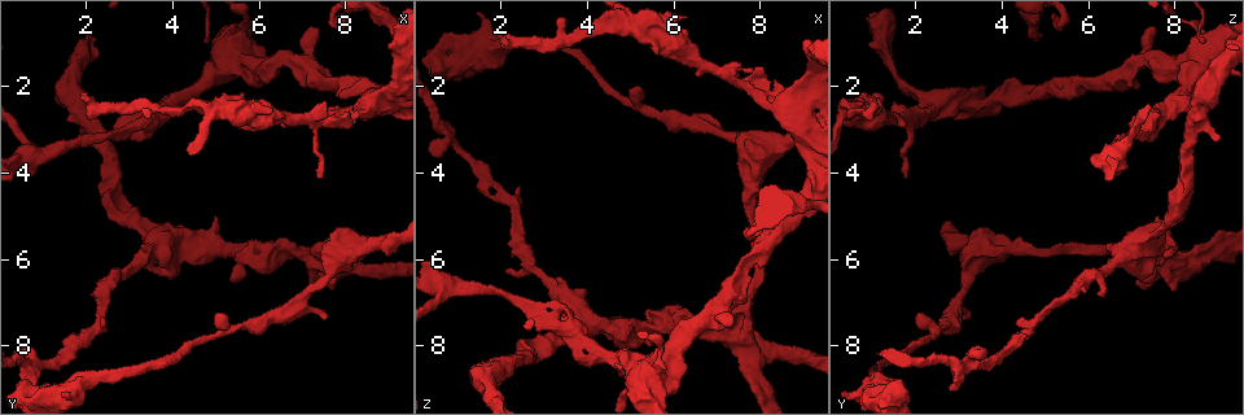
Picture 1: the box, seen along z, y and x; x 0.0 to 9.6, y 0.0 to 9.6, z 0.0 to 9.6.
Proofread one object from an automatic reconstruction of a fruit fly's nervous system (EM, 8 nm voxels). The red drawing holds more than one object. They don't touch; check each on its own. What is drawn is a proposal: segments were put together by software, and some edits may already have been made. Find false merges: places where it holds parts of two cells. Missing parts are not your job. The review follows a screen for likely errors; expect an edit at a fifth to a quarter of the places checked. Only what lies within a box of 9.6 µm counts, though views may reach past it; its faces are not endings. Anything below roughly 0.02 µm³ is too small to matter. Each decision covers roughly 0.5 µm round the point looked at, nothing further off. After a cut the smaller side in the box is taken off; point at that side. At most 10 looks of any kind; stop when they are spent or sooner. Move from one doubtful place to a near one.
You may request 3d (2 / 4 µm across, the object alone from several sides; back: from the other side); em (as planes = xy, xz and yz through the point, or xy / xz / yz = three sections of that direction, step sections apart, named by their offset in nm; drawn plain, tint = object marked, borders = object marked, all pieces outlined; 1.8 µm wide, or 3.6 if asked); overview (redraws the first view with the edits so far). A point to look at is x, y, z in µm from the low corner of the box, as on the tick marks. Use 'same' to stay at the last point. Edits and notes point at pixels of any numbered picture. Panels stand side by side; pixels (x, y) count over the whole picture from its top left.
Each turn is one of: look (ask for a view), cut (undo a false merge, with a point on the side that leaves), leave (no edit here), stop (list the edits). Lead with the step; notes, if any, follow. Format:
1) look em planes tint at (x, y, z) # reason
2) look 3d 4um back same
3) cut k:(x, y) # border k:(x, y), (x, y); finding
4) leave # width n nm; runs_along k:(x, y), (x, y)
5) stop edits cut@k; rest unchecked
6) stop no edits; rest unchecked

look 3d 2um at (5.10, 7.70, 2.50) # calibre changes

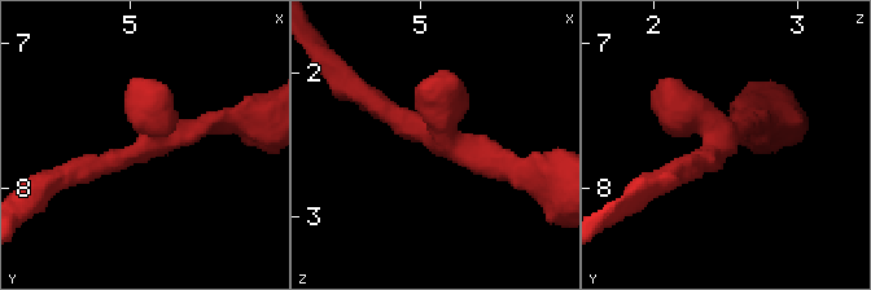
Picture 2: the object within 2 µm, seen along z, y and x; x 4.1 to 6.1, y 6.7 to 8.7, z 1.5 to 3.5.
look em planes borders at (5.18, 7.68, 2.48)

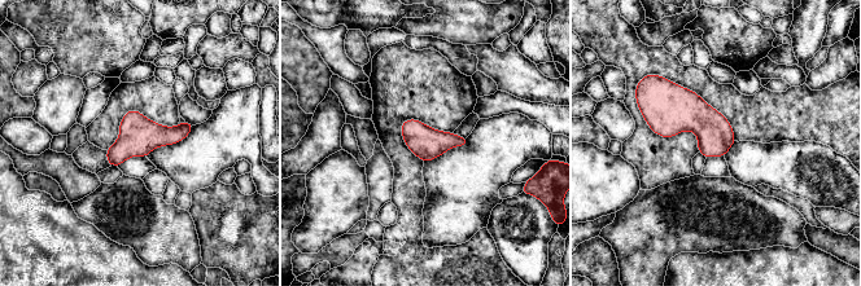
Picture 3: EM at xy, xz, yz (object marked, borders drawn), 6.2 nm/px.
leave # continuous, no second cell

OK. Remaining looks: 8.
look 3d 4um at (8.15, 1.90, 5.70) # thin neck

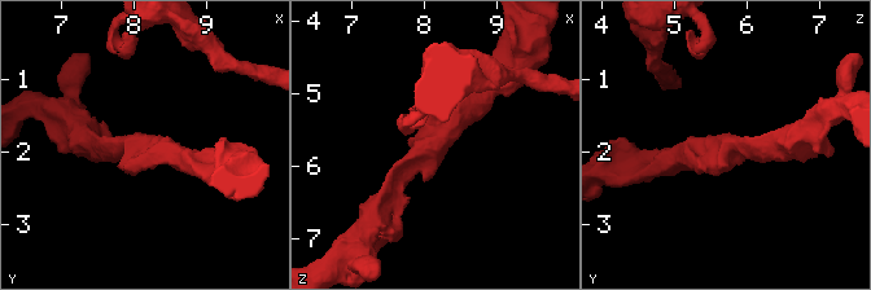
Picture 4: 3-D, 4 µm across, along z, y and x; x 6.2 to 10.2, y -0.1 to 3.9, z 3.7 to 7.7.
look em planes tint at (8.10, 1.95, 5.65) # need the tissue

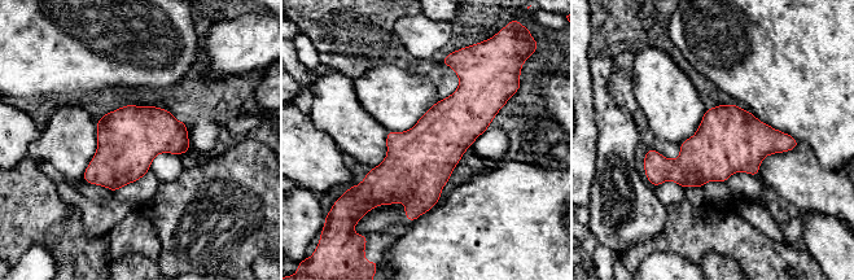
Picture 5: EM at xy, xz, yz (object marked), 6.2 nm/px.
leave # width 380 nm; one cell here

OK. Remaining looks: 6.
look em 3.6um yz step 16 tint at (4.00, 5.60, 7.40)

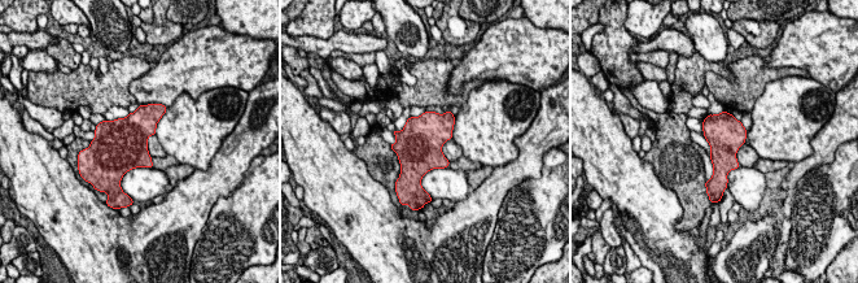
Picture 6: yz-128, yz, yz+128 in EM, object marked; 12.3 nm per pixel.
look em 3.6um planes tint same # another direction

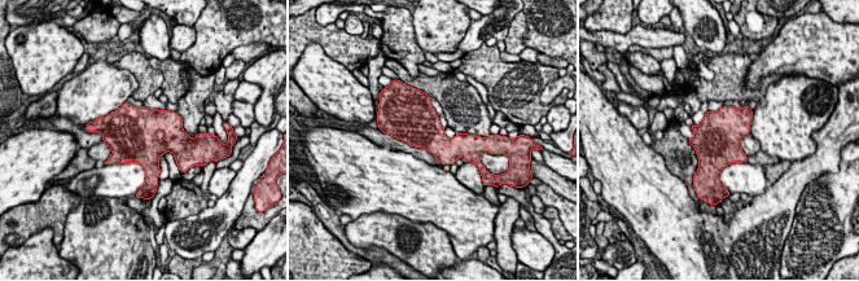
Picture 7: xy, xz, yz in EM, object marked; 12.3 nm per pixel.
leave # width 460 nm; one cell here

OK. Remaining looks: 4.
look 3d 4um at (5.55, 0.95, 8.70) # a narrow waist

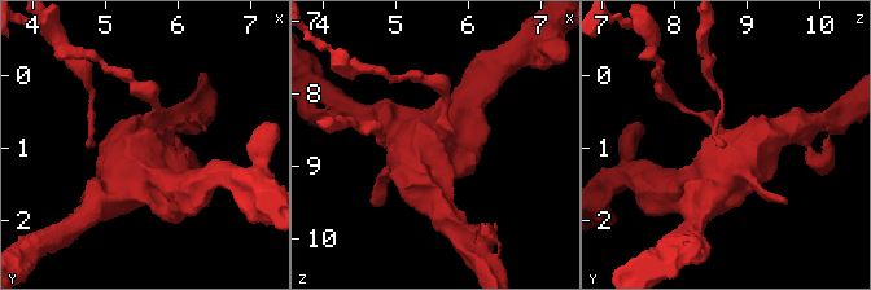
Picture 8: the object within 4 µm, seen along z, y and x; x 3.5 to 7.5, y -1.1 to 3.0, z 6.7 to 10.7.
look em 3.6um yz step 16 tint at (5.60, 0.90, 8.70)

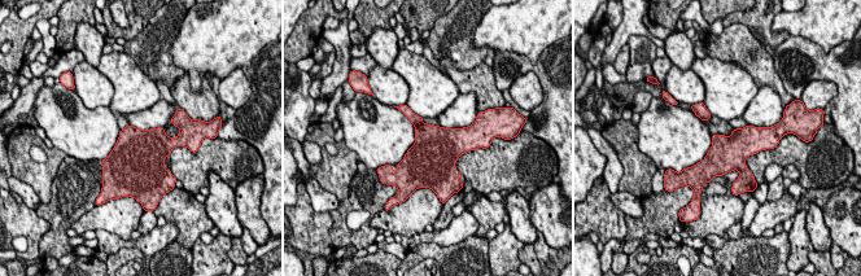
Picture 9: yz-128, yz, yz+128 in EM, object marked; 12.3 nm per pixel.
look em 3.6um planes borders same # another direction

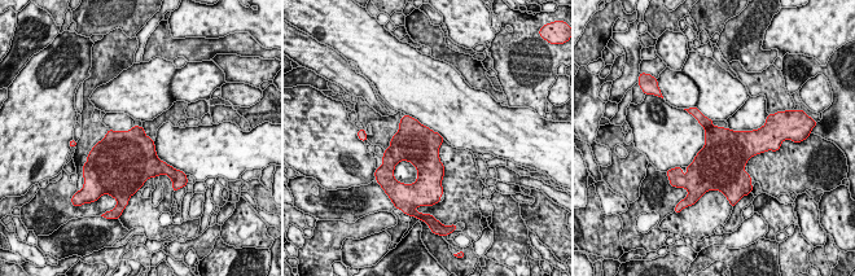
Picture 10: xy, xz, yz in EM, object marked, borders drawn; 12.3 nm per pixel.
cut 10:(705, 122) # width 480 nm; a second cell is stuck on

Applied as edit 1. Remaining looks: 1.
stop edits cut@10; rest unchecked

